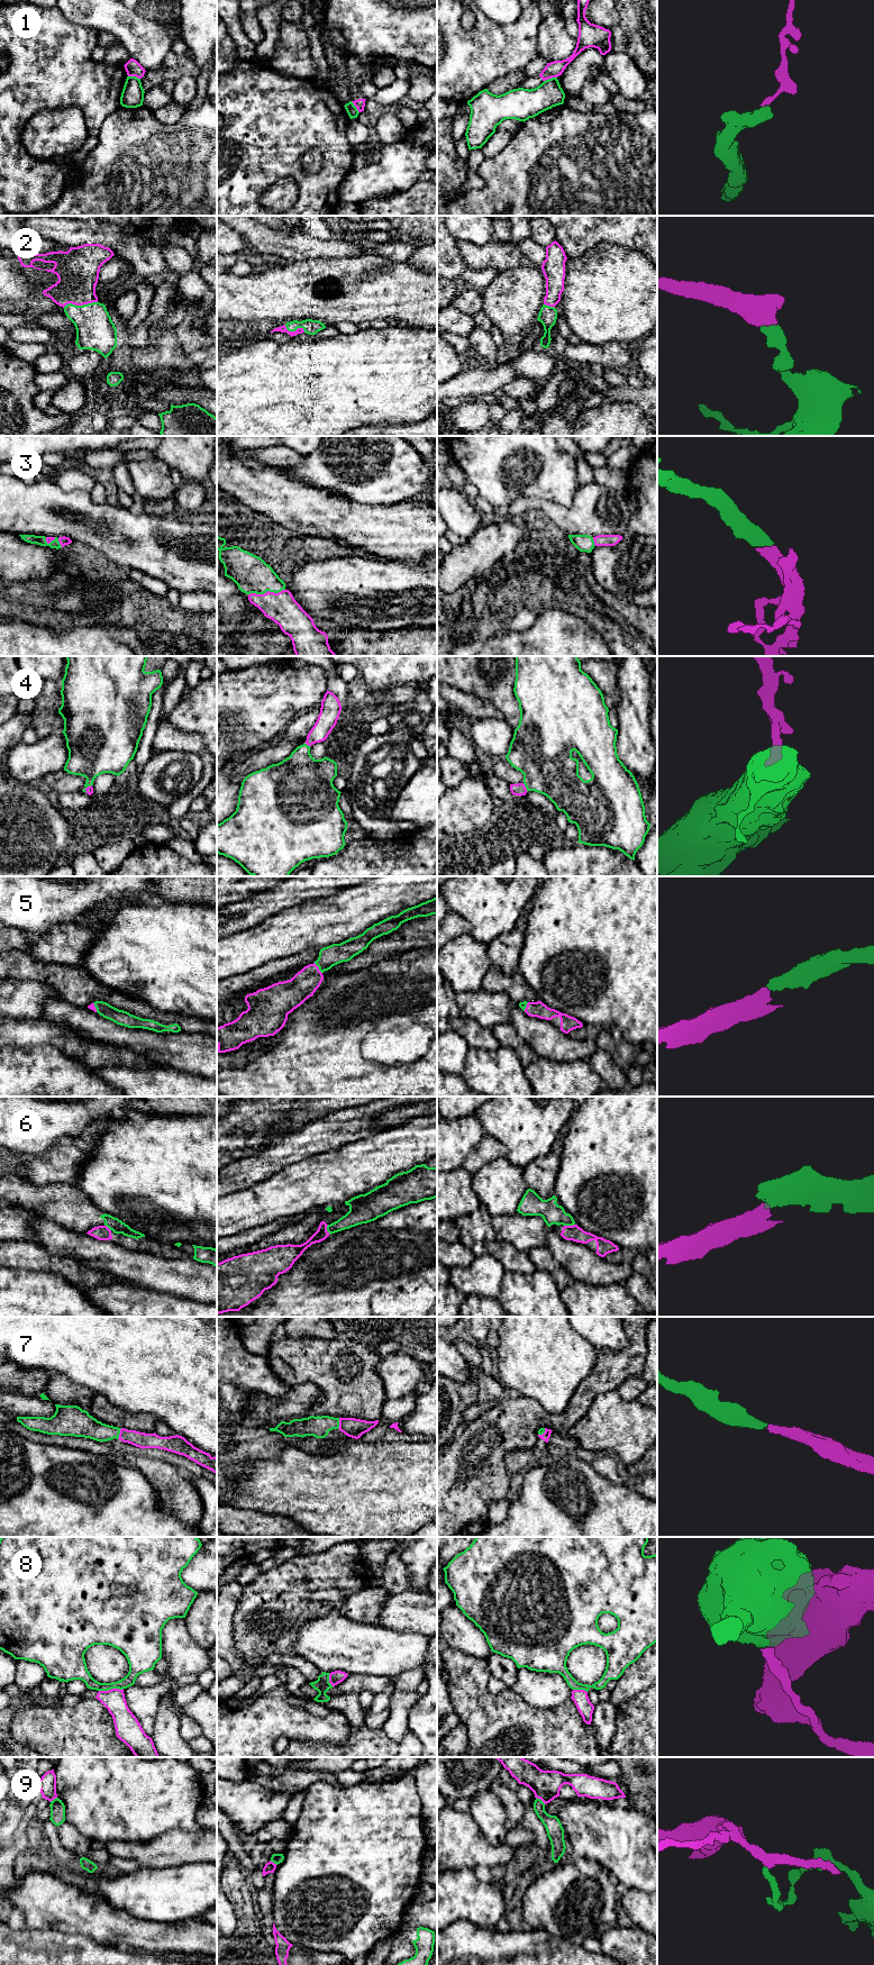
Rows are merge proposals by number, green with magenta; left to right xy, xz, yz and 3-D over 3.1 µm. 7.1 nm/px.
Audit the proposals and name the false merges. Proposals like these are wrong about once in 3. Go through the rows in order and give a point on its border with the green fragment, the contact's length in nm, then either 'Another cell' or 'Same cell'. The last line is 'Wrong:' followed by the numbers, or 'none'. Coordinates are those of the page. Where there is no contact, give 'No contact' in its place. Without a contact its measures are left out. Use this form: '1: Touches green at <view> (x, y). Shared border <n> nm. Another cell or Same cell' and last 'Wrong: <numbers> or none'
1: Touches green at yz (549, 79). Shared border 100 nm. Another cell
2: Touches green at xy (80, 306). Shared border 260 nm. Same cell
3: Touches green at xz (266, 591). Shared border 260 nm. Same cell
4: Touches green at yz (525, 785). Shared border 70 nm. Same cell
5: Touches green at xz (319, 969). Shared border 100 nm. Same cell
6: Touches green at yz (568, 1225). Shared border 80 nm. Another cell
7: Touches green at xy (119, 1433). Shared border 90 nm. Same cell
8: Touches green at xy (110, 1689). Shared border 180 nm. Another cell
9: Touches green at yz (539, 1799). Shared border 90 nm. Another cell
Wrong: 1, 6, 8, 9

